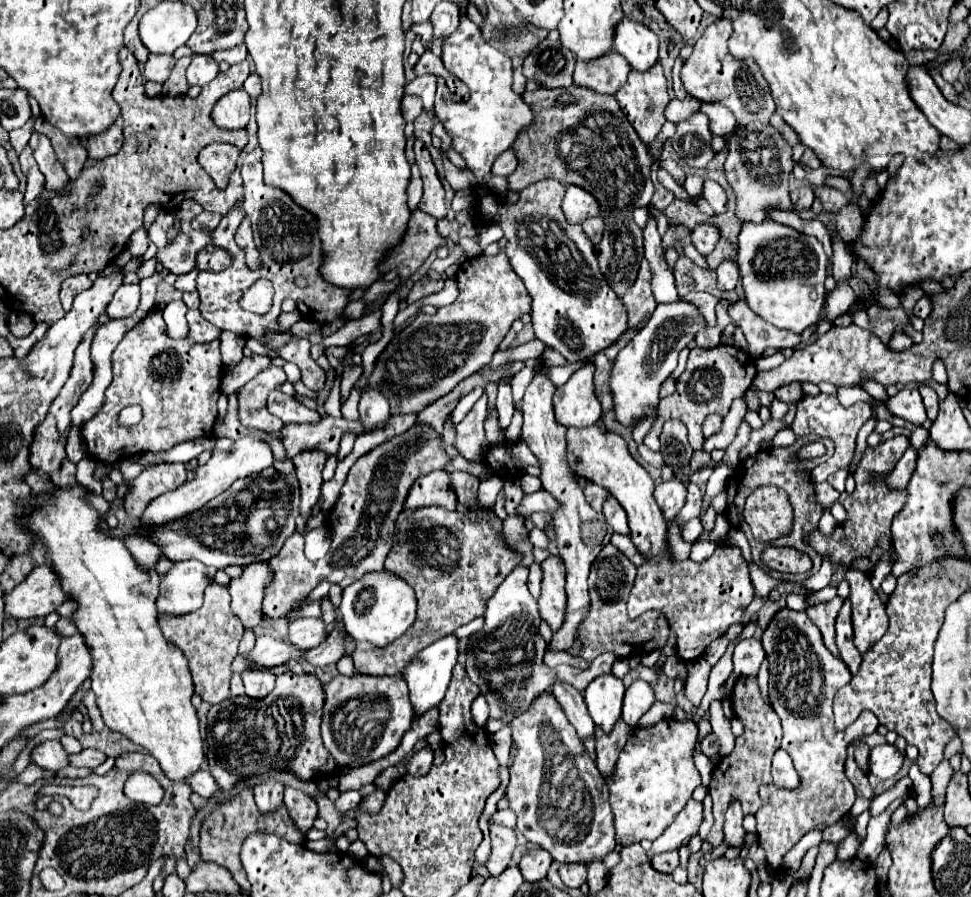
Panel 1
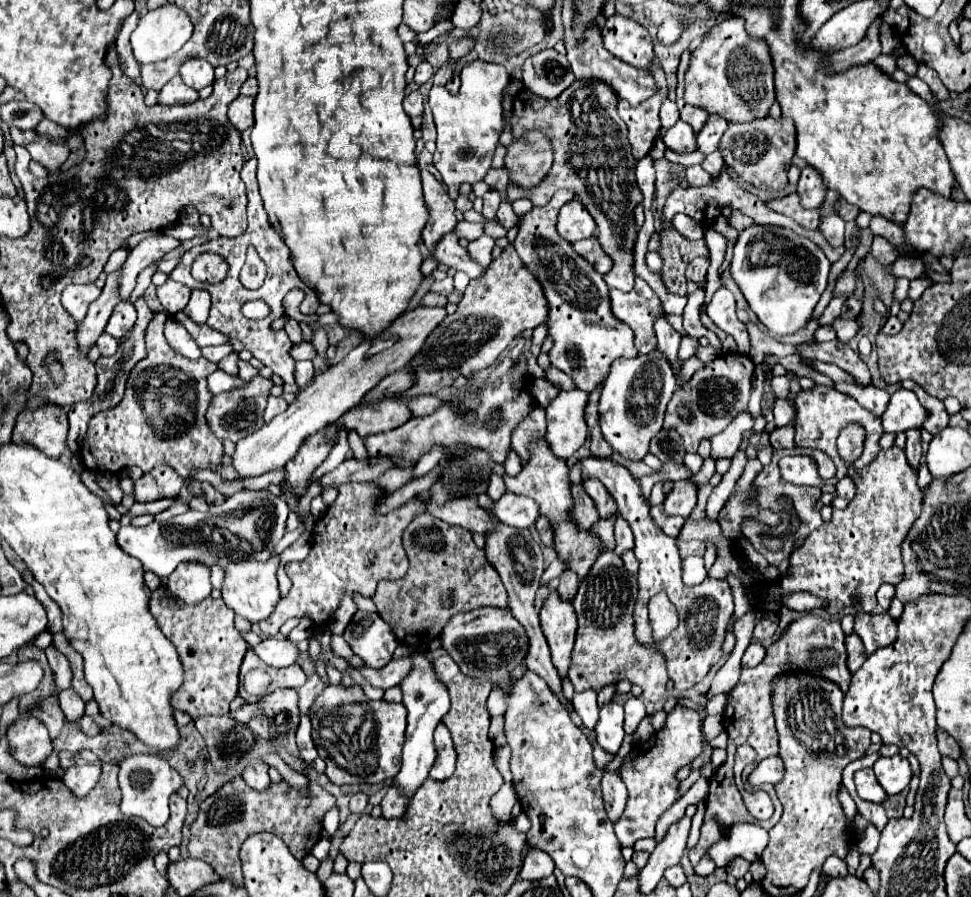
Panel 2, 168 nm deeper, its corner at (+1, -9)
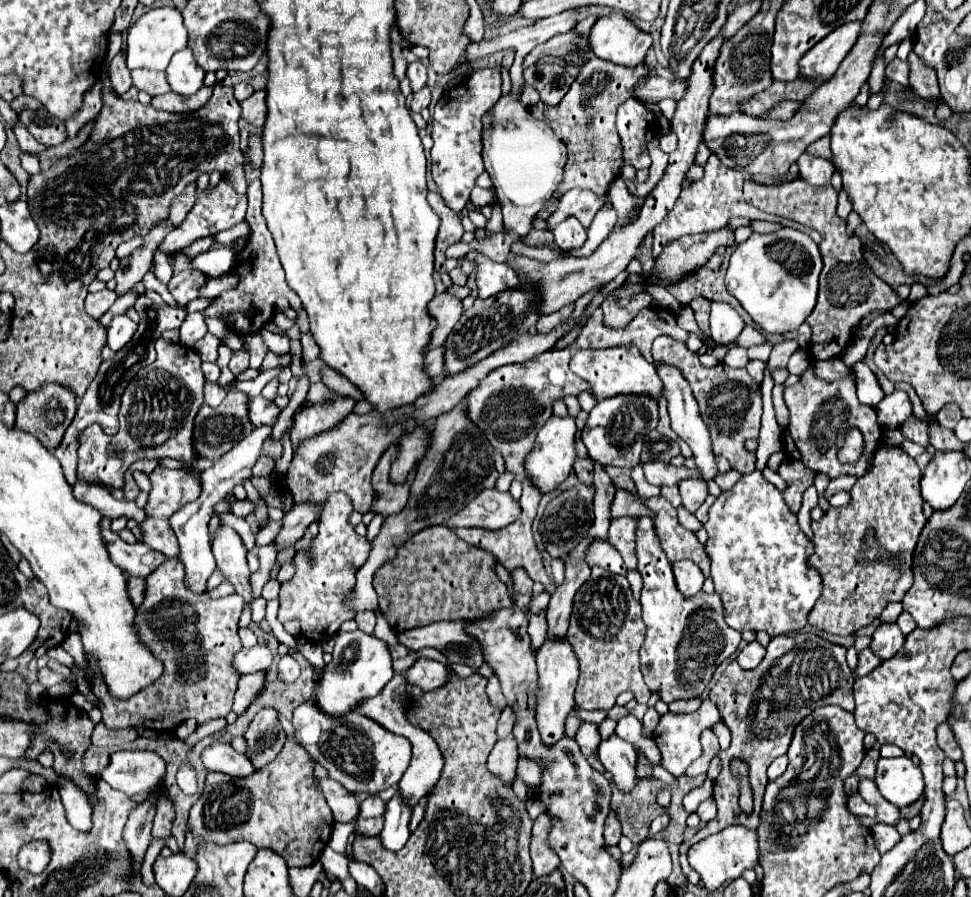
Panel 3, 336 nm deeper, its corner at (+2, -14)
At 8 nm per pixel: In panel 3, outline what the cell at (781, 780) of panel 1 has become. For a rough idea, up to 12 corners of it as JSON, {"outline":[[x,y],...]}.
{"outline":[[787,756],[775,758],[767,774],[775,780],[787,768]]}

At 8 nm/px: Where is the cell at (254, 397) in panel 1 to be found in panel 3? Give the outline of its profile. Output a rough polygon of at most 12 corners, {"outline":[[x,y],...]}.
{"outline":[[233,388],[195,418],[203,458],[229,452],[253,424],[249,396]]}

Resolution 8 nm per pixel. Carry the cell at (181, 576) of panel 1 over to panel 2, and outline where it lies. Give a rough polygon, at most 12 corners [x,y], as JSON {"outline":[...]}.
{"outline":[[180,563],[166,589],[186,605],[212,591],[210,567]]}

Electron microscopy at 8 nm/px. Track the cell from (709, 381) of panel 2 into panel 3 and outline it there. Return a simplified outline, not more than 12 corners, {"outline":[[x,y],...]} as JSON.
{"outline":[[669,336],[654,364],[677,366],[697,392],[713,454],[755,470],[747,438],[759,436],[761,388],[745,368],[703,368]]}

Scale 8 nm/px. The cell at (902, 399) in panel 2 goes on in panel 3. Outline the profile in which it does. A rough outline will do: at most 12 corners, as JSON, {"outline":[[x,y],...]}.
{"outline":[[903,390],[885,396],[877,410],[883,430],[901,428],[913,414]]}

